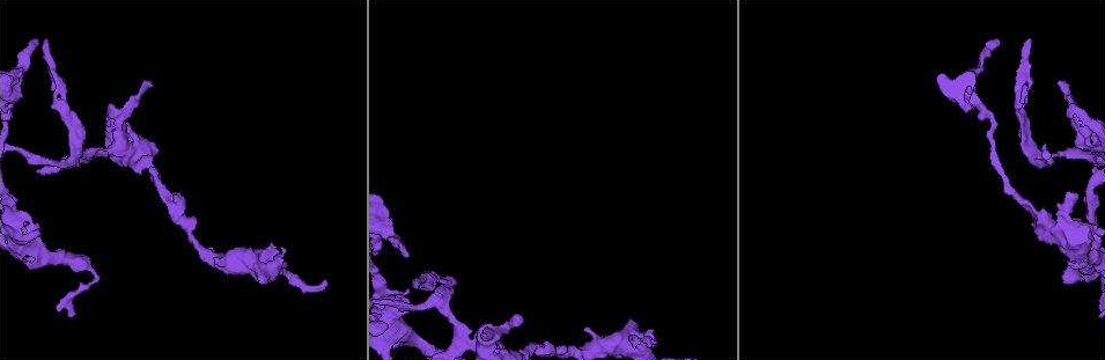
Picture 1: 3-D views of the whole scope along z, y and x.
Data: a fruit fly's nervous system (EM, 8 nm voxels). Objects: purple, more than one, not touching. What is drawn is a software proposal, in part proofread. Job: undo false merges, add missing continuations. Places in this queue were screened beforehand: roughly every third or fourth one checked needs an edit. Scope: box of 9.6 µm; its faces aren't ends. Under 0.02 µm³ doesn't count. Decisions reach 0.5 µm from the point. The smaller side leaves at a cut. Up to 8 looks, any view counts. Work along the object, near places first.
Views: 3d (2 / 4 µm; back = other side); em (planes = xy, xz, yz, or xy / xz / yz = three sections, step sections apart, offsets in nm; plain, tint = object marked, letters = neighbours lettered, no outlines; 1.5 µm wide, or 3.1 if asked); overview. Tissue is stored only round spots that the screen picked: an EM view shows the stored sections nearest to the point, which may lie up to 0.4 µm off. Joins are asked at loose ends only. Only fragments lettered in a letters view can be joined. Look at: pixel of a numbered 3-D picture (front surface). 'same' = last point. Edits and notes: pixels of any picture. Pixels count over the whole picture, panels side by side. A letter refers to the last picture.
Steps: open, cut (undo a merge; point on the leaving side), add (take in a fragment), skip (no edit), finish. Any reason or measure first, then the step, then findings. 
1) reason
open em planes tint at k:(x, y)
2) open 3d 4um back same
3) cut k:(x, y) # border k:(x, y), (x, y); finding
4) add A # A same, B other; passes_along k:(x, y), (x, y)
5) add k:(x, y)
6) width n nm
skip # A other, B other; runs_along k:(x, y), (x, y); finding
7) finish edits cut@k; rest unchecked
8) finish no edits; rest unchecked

abrupt turn
open em planes tint at 1:(78, 155)

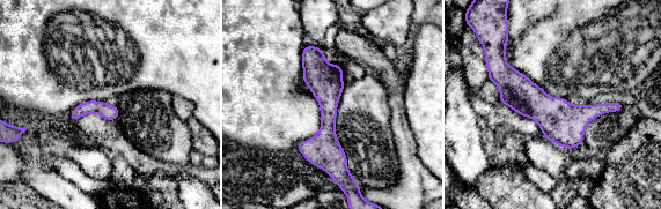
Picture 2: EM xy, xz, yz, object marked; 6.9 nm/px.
see the neighbours
open em planes letters same

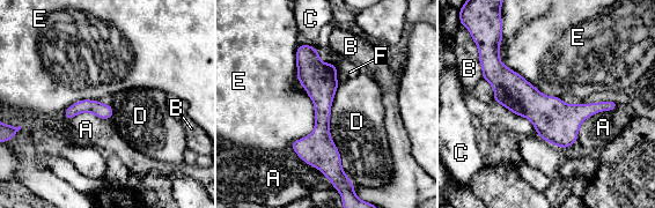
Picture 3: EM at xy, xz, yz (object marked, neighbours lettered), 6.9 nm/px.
skip # A other, B other, C other, D other, E other, F other; border 3:(338, 84), (330, 136), (353, 183); all the same neuron

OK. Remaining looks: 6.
sudden change in width
open em planes plain at 1:(386, 224)

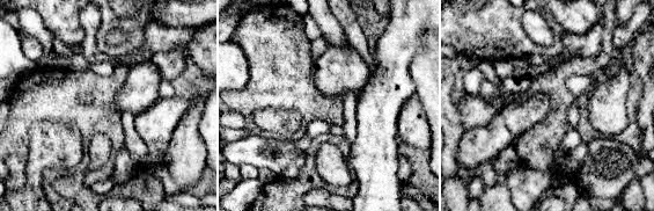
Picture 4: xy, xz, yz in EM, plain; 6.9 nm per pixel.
open em planes letters same

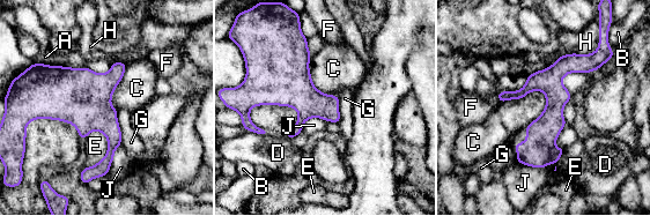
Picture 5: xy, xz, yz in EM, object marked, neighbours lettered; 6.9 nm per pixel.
longest_contact C 340 nm
skip # A other, B other, C other, D other, E other, F other, G other, H other, J other; runs_along 5:(595, 56), (554, 79), (552, 120), (519, 159); all the same neuron

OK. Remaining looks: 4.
open em planes letters at 1:(147, 82)

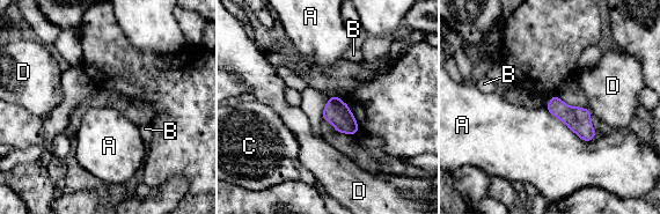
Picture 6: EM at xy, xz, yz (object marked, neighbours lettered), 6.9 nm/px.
skip # A other, B other, C other, D other; border 6:(544, 108), (581, 139), (595, 137); no lettered fragment goes on from it

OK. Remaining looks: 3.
finish no edits; rest unchecked

